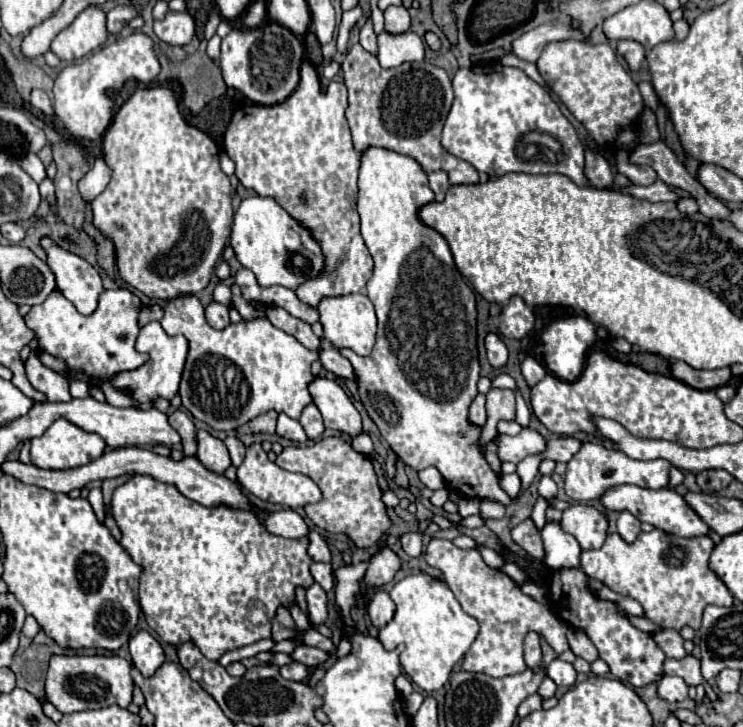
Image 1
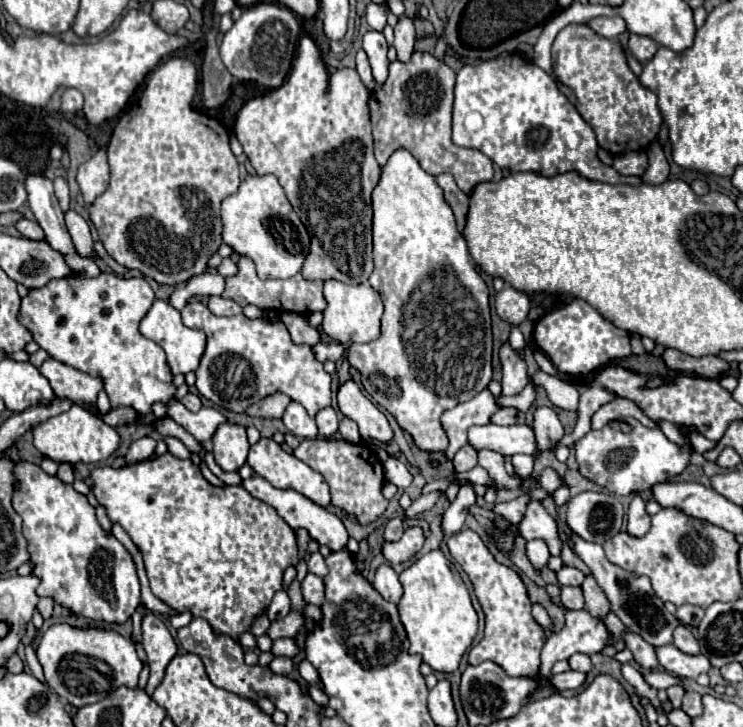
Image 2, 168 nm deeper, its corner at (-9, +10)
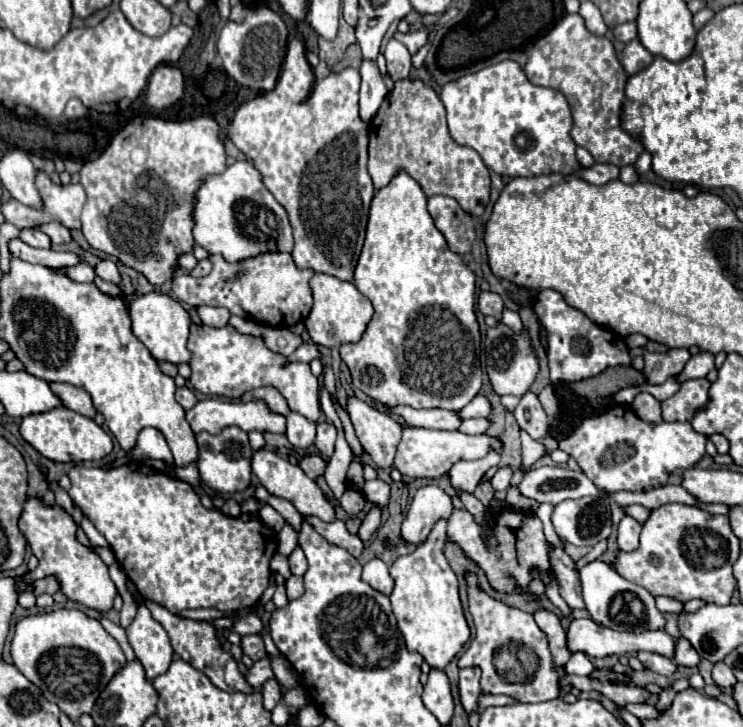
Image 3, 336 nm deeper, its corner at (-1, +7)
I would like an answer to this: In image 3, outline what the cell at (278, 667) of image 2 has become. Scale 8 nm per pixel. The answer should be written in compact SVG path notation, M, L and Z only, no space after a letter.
M265 657L265 659L255 661L255 665L247 671L247 675L245 675L245 677L247 677L249 685L253 685L253 689L261 689L265 681L273 679L273 669L271 669L269 659Z

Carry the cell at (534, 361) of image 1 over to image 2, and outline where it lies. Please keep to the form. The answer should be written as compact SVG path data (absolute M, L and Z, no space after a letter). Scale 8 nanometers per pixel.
M527 386L517 396L497 396L495 398L495 404L499 408L517 408L517 410L523 410L525 412L525 410L529 410L533 398L535 398L535 388L533 386Z

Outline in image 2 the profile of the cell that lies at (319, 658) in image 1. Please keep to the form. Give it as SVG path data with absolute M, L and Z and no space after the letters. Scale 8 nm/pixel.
M291 638L273 640L273 646L271 646L273 656L295 656L297 652L299 652L299 646L295 640L291 640Z

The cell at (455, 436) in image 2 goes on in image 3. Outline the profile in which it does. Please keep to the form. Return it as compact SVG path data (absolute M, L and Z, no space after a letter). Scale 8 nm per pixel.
M407 405L395 407L391 413L403 417L411 427L423 429L457 429L461 425L461 417L457 411L445 409L413 409Z

